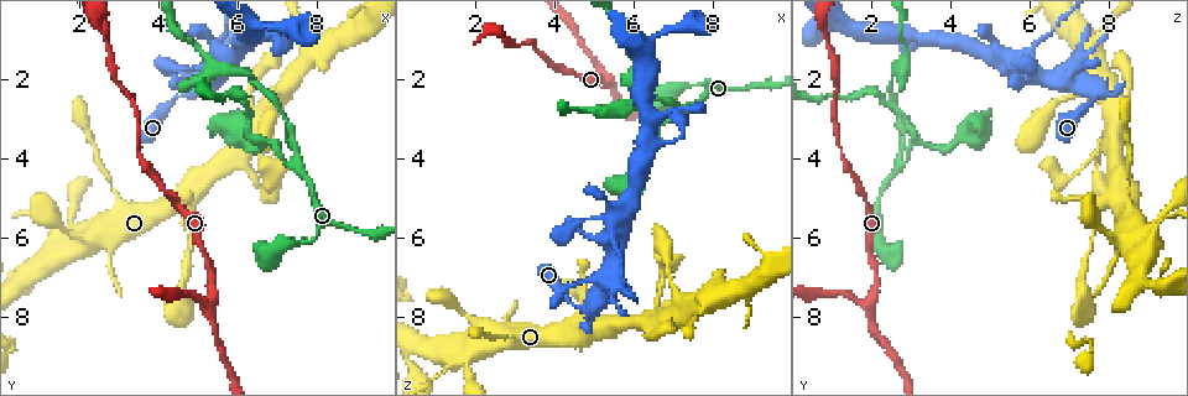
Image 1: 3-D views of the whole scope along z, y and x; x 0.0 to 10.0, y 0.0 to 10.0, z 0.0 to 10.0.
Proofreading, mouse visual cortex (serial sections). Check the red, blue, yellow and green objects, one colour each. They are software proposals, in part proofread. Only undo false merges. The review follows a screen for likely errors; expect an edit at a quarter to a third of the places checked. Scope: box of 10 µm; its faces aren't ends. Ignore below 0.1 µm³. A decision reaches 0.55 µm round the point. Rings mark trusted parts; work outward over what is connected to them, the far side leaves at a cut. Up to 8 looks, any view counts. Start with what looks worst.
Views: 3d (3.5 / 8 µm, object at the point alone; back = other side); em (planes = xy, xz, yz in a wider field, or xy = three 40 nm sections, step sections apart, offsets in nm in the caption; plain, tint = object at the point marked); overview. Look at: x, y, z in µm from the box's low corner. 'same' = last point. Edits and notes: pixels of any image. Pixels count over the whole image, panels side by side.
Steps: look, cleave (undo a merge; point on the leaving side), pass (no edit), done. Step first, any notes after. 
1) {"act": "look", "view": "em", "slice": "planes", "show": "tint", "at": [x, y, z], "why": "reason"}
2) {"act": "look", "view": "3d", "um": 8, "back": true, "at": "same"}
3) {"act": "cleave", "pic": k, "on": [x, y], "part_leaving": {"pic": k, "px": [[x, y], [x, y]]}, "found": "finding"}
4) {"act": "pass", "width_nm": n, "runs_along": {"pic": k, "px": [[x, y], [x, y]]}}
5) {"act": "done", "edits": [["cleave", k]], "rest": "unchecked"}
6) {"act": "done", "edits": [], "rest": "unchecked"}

{"act": "look", "view": "3d", "um": 3.5, "at": [7.50, 4.25, 2.65], "why": "three arms meet"}

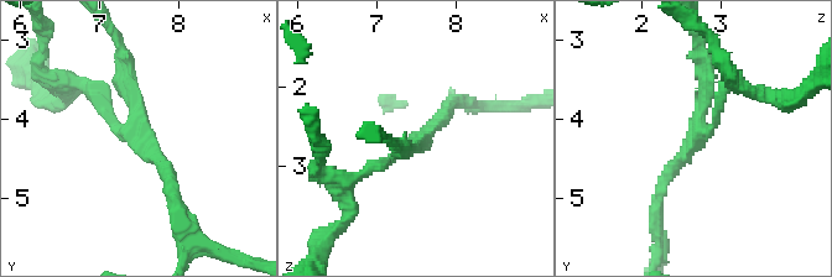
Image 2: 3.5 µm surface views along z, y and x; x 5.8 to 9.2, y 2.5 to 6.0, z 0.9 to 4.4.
{"act": "look", "view": "em", "slice": "xy", "step": 3, "show": "tint", "at": [7.55, 4.20, 2.70], "arms": 3, "arm_widths_nm": [150, 150, 200]}

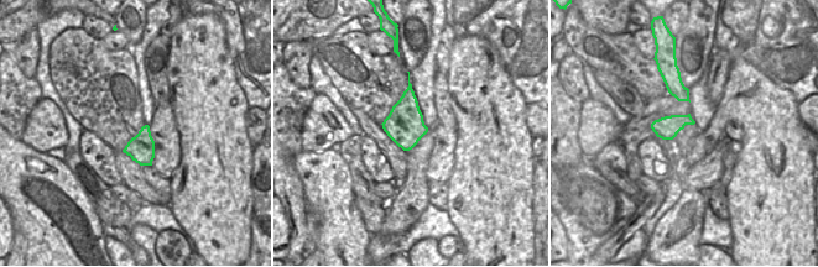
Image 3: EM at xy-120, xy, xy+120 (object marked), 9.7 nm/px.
{"act": "pass", "runs_along": {"pic": 2, "px": [[177, 199], [89, 84]]}, "found": "one cell here"}

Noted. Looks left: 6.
{"act": "look", "view": "em", "slice": "planes", "show": "tint", "at": [5.35, 7.65, 2.00], "why": "side arm on a straight run"}

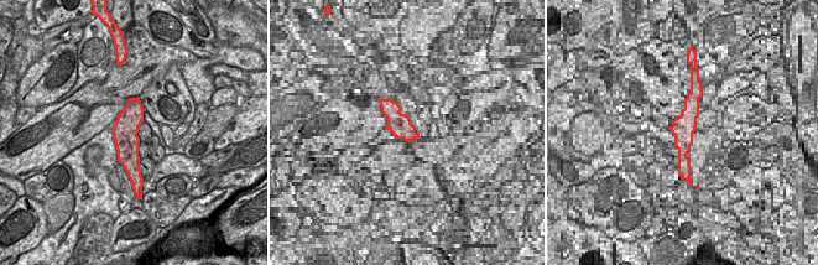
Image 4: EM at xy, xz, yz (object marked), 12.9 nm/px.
{"act": "look", "view": "3d", "um": 3.5, "at": "same"}

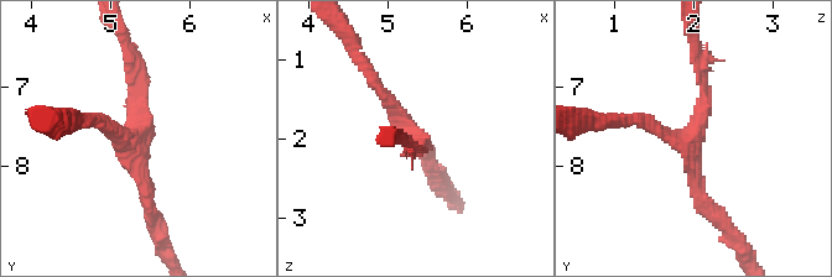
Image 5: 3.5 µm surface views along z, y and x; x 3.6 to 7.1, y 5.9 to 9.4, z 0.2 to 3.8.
{"act": "pass", "arm_widths_nm": [150, 200, 200], "runs_along": {"pic": 4, "px": [[131, 100], [129, 159], [134, 170]]}, "found": "one cell here"}

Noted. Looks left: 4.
{"act": "look", "view": "3d", "um": 3.5, "at": [5.15, 1.60, 5.50], "why": "sudden change in width"}

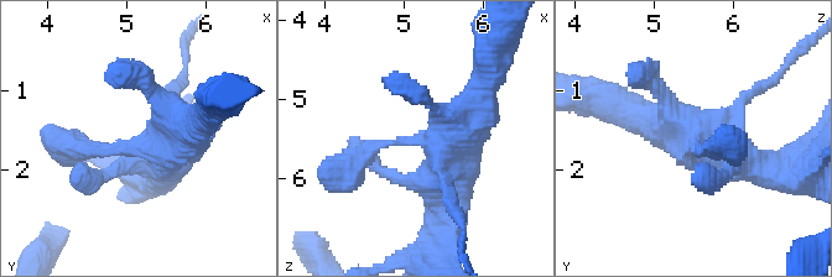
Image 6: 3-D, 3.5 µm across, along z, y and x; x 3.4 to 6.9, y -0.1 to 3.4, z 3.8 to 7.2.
{"act": "look", "view": "em", "slice": "xy", "step": 1, "show": "tint", "at": [5.20, 1.65, 5.55]}

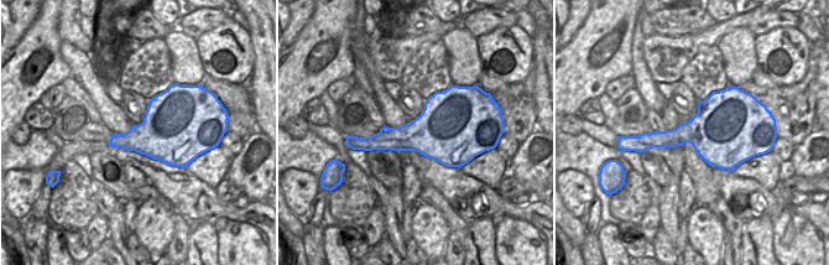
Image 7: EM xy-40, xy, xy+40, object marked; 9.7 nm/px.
{"act": "pass", "width_nm": 550, "runs_along": {"pic": 6, "px": [[775, 173], [639, 113]]}, "found": "continuous, no second cell"}

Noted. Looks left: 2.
{"act": "done", "edits": [], "rest": "unchecked"}

